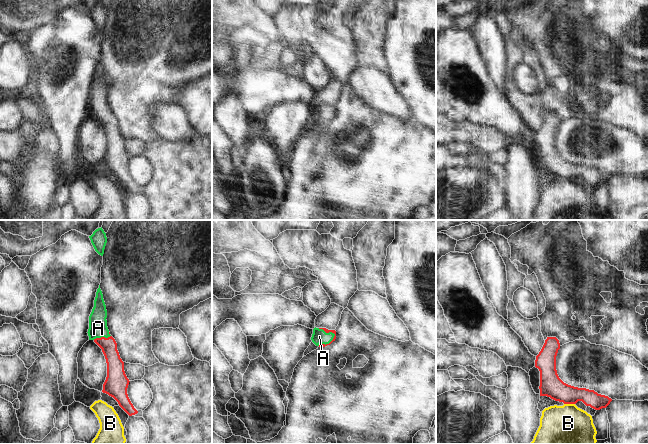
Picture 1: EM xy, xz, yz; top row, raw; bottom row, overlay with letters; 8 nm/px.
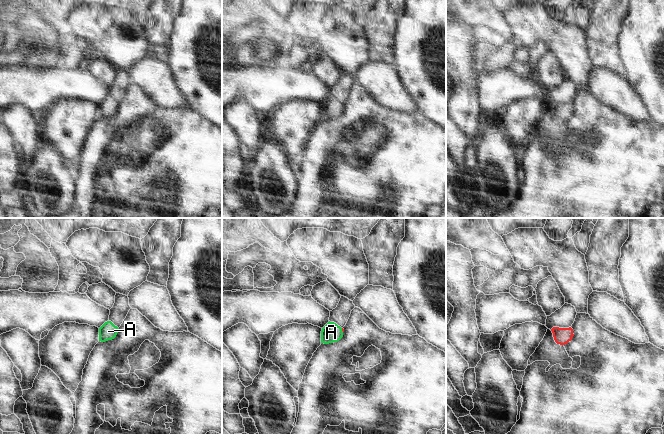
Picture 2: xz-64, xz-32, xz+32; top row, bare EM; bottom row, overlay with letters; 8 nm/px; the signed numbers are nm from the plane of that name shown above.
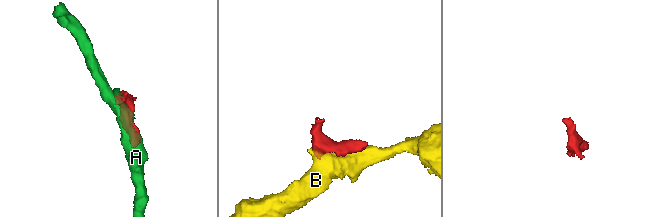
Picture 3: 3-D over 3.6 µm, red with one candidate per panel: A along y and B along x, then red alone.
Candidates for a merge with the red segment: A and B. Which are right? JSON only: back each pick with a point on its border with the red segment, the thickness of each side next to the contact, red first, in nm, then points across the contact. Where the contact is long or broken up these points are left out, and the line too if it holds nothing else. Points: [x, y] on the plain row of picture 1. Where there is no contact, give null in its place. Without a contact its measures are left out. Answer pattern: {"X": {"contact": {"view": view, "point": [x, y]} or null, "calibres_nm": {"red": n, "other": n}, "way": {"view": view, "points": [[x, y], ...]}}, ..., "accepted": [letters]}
{"A": {"contact": {"view": "xz", "point": [331, 107]}, "calibres_nm": {"red": 30, "other": 120}, "way": {"view": "xz", "points": [[326, 106], [331, 107], [326, 112], [319, 112]]}}, "accepted": ["A"]}

